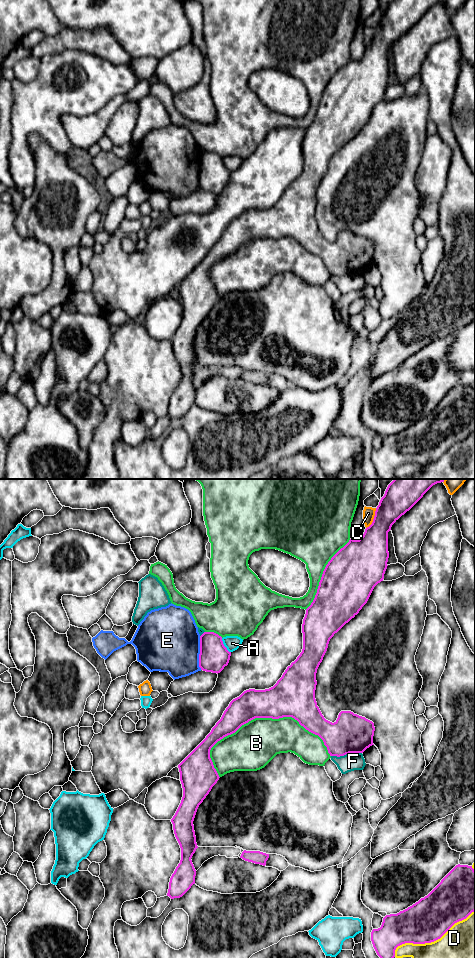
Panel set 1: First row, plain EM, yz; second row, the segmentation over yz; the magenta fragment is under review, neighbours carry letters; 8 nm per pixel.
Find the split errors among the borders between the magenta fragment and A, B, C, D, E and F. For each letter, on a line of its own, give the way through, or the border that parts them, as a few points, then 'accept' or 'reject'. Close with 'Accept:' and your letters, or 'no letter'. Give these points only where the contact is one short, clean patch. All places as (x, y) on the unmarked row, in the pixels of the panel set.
A: reject
B: reject
C: reject
D: reject
E: accept
F: reject
Accept: E

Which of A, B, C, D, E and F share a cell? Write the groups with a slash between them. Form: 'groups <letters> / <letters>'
groups A / B / C / D / E / F

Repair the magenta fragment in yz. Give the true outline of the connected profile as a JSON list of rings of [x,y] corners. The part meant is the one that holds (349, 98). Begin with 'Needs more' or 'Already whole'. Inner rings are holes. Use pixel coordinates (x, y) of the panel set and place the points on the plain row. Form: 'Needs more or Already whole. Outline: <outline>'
Already whole. Outline: [[[393,0],[388,5],[376,28],[373,42],[365,49],[363,56],[359,60],[350,59],[326,85],[315,118],[306,129],[302,144],[303,169],[297,179],[287,187],[273,207],[265,210],[249,209],[233,219],[206,258],[178,285],[183,317],[171,342],[181,368],[181,380],[170,398],[167,416],[171,419],[182,417],[195,404],[196,390],[191,378],[198,366],[193,341],[199,325],[220,298],[210,278],[210,270],[218,261],[255,238],[292,237],[323,260],[330,276],[363,273],[374,265],[374,243],[365,237],[351,231],[341,231],[334,243],[324,238],[315,219],[317,189],[330,159],[359,133],[374,107],[383,101],[389,78],[388,52],[392,45],[433,5],[441,2],[444,0]]]

